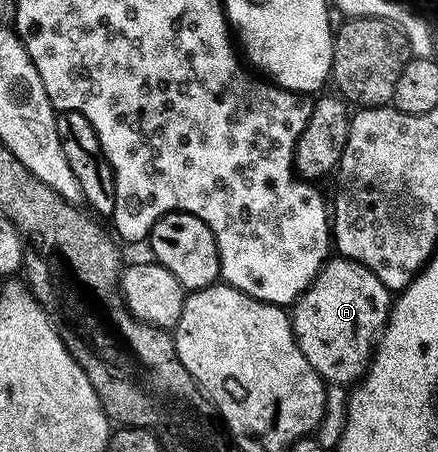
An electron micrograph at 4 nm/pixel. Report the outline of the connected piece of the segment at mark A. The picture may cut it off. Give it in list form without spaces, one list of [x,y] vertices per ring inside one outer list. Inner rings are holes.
[[[341,255],[331,256],[313,283],[300,294],[289,310],[292,331],[296,335],[300,351],[304,351],[304,359],[308,359],[308,363],[312,363],[312,367],[322,376],[322,380],[331,386],[350,387],[361,381],[370,367],[374,347],[386,327],[387,319],[390,318],[391,304],[391,289],[384,287],[384,283],[380,283],[380,279],[376,279],[376,275],[368,271],[368,267]]]

